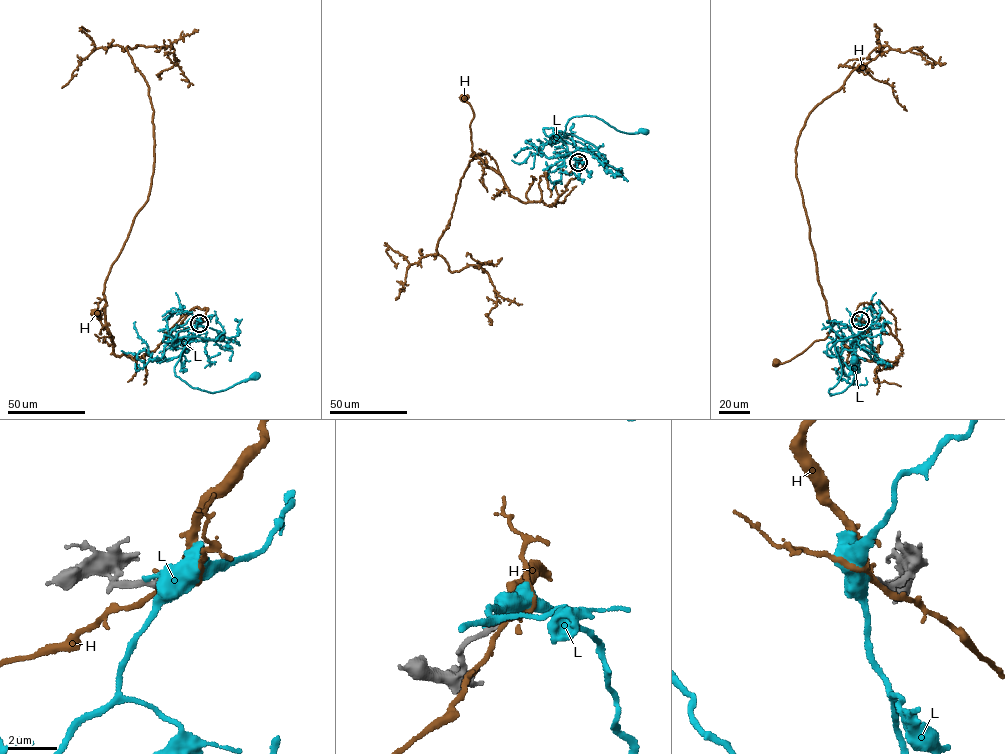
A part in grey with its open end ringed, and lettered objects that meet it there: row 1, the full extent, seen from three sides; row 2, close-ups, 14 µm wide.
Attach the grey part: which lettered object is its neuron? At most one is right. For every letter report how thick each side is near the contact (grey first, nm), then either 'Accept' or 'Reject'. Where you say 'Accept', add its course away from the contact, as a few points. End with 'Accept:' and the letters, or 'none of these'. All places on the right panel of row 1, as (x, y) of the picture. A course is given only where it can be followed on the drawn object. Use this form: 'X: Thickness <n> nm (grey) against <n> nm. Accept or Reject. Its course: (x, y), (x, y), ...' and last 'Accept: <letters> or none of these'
H: Thickness 240 nm (grey) against 200 nm. Reject
L: Thickness 260 nm (grey) against 240 nm. Reject
Accept: none of these

